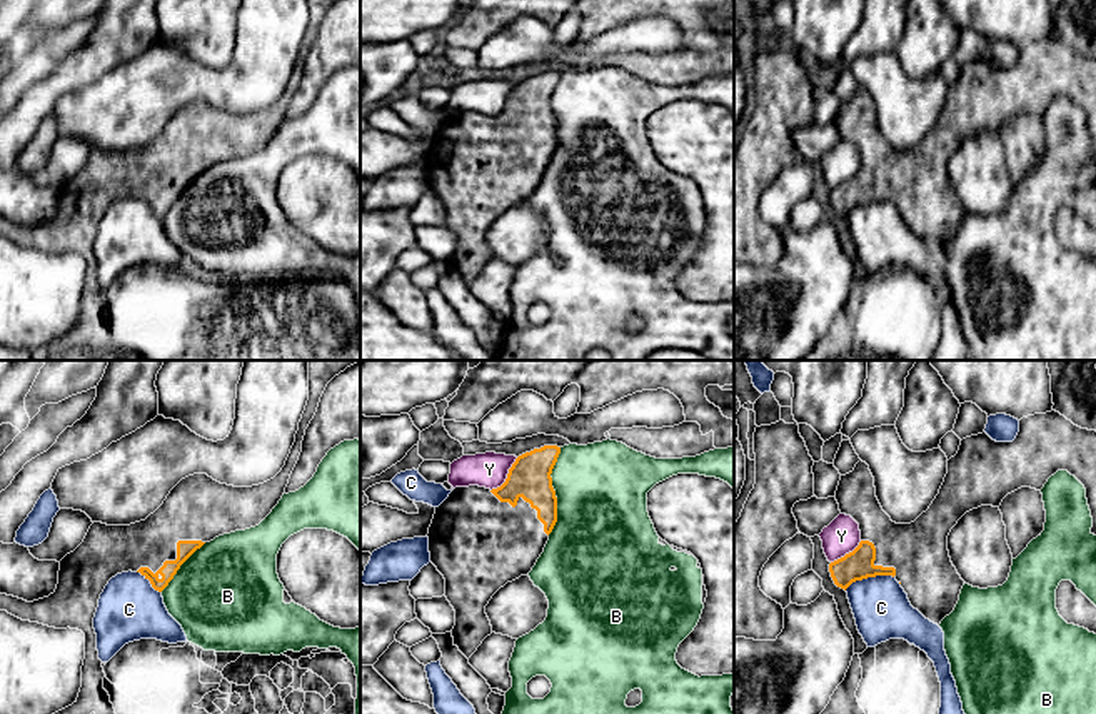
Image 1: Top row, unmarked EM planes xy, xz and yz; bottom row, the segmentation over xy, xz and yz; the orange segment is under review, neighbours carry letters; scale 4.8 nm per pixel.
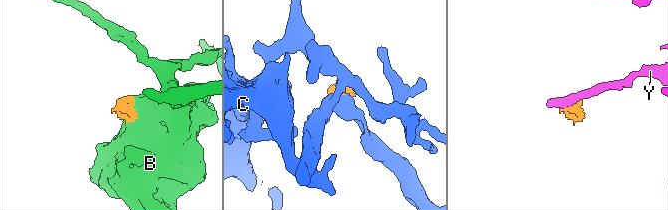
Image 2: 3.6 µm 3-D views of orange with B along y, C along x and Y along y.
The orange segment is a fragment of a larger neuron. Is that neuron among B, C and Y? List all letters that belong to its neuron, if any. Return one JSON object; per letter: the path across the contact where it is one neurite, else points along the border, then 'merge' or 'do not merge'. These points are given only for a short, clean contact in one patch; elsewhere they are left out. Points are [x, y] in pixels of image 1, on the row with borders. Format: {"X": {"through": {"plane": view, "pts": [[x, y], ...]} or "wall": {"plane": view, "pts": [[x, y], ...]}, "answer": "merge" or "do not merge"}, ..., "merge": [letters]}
{"B": {"answer": "do not merge"}, "C": {"wall": {"plane": "yz", "pts": [[893, 576], [868, 576], [853, 581], [844, 589]]}, "answer": "do not merge"}, "Y": {"wall": {"plane": "xz", "pts": [[517, 457], [507, 477], [491, 491]]}, "answer": "do not merge"}, "merge": []}

